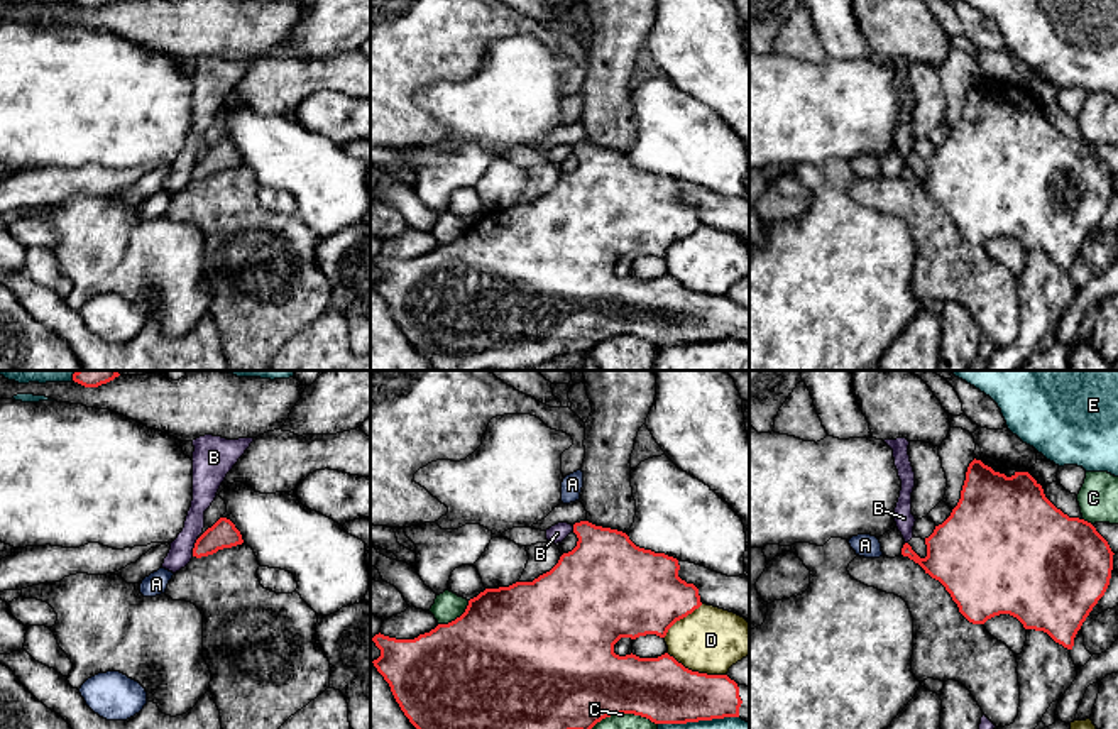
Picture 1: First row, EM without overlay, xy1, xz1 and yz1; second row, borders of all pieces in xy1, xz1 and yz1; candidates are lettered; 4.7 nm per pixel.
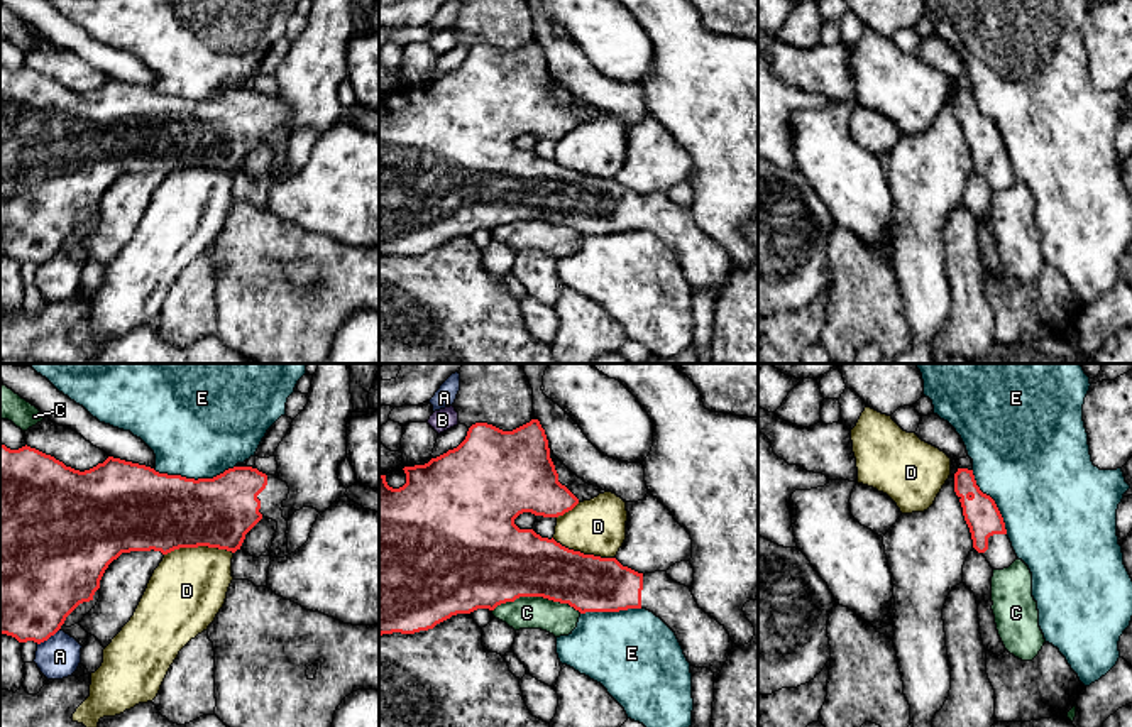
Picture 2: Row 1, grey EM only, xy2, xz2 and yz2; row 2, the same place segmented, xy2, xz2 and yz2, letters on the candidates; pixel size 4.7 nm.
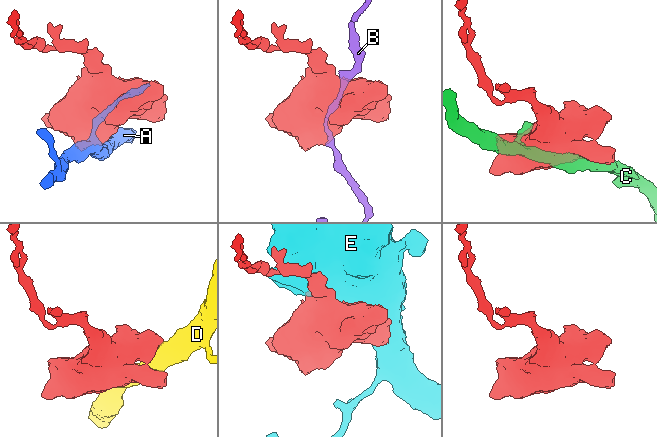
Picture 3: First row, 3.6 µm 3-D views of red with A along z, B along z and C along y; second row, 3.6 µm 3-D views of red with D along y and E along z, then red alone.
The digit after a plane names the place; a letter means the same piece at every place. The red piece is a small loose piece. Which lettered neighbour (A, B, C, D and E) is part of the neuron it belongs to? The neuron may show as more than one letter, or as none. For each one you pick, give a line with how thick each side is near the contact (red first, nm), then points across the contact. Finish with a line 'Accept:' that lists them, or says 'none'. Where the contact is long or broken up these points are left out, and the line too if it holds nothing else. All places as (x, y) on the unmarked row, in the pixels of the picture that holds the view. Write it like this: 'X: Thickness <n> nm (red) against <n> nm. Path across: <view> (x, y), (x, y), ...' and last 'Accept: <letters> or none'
Accept: none

